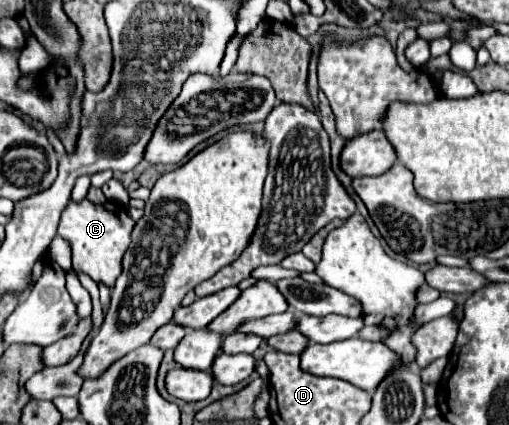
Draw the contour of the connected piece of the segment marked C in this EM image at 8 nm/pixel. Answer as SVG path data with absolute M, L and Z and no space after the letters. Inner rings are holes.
M87 199L79 203L69 203L61 215L59 235L67 239L73 253L73 269L89 275L95 283L105 283L107 287L115 285L115 279L123 271L123 255L131 243L131 231L135 221L127 215L127 209L119 203L107 201L105 205L95 205Z

